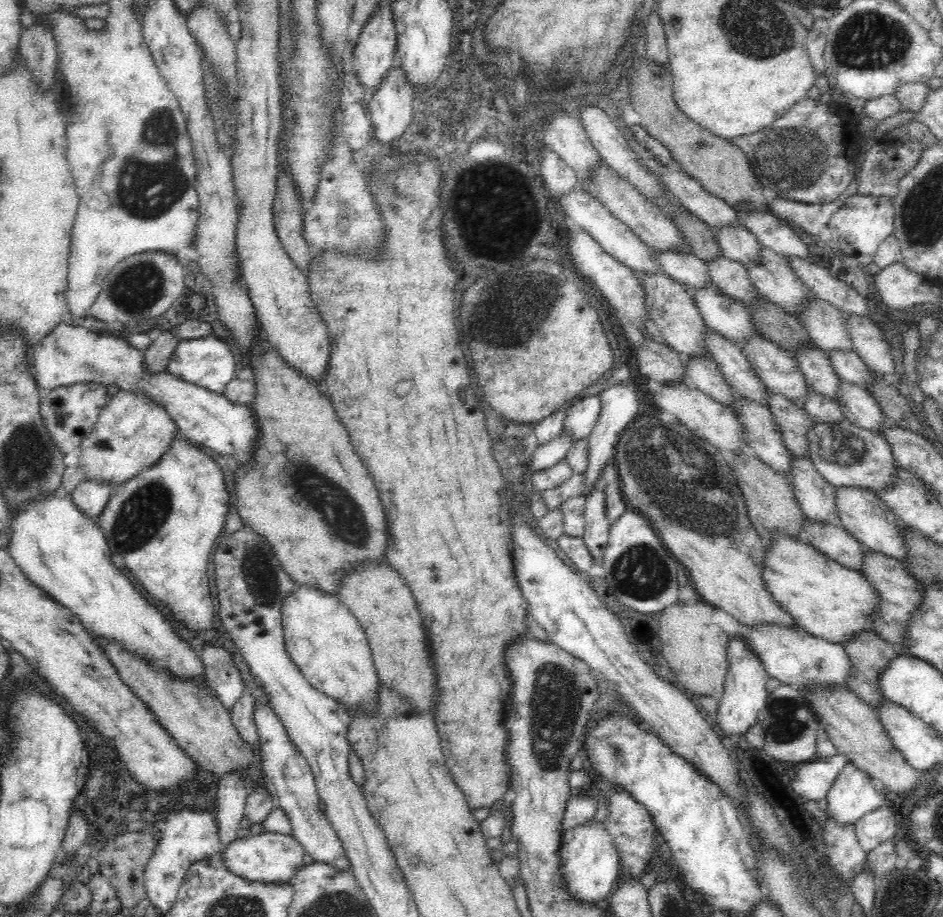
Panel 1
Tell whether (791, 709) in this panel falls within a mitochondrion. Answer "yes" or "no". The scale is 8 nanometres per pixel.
yes

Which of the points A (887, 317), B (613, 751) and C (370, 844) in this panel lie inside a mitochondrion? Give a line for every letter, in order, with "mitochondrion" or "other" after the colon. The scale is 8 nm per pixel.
A: other
B: mitochondrion
C: other

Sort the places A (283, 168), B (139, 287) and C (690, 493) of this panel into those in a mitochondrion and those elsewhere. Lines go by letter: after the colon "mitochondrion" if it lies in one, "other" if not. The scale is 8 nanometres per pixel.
A: other
B: mitochondrion
C: mitochondrion

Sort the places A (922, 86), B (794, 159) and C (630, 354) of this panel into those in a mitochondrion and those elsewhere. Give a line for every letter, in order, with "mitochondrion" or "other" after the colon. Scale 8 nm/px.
A: other
B: mitochondrion
C: other

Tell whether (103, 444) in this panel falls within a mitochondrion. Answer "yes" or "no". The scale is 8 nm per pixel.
no

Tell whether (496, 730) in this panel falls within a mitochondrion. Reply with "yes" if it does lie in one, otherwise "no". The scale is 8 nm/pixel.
no

